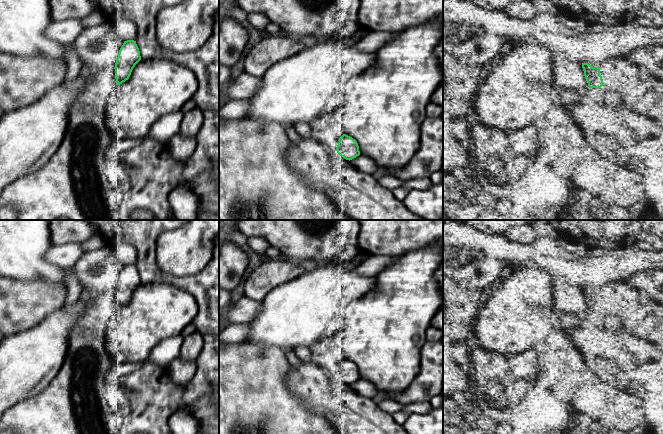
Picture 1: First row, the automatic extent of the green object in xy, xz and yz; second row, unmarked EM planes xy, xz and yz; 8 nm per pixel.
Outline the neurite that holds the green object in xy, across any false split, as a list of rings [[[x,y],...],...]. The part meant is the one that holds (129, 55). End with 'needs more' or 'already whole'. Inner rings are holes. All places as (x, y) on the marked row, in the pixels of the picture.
[[[124,41],[115,63],[115,79],[117,85],[129,79],[133,68],[140,60],[140,51],[136,41]]] | already whole

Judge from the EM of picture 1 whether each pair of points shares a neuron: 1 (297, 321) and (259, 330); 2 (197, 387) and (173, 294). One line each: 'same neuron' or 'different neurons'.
1: same neuron
2: different neurons

